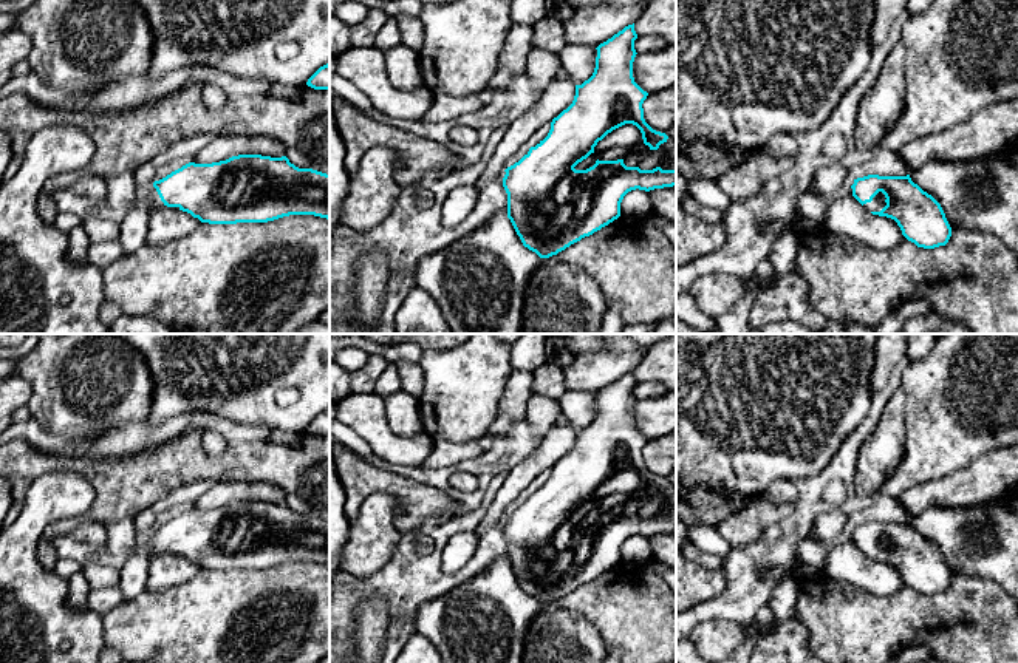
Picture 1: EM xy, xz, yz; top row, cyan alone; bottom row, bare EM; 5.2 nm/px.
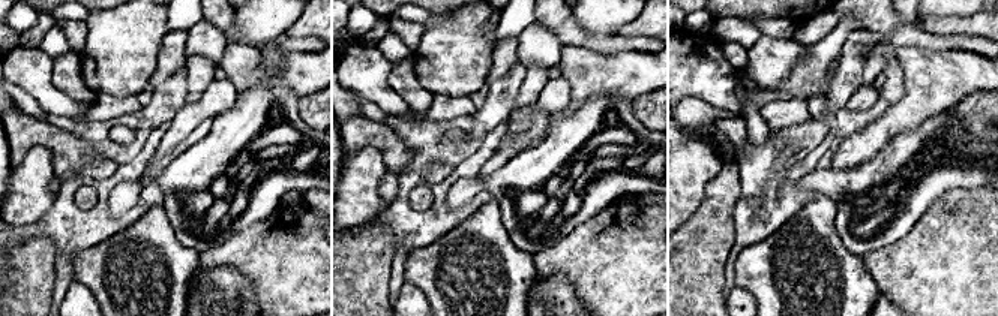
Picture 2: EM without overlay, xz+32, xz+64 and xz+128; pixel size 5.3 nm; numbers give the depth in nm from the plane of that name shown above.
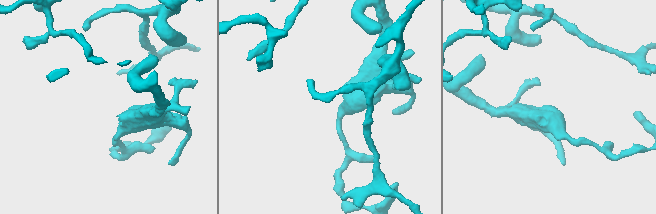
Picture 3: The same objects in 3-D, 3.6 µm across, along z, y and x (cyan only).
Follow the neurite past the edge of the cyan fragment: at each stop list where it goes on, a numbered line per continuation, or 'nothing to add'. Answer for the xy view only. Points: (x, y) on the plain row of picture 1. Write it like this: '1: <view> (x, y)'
1: xy (133, 574)

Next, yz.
1: yz (877, 549)

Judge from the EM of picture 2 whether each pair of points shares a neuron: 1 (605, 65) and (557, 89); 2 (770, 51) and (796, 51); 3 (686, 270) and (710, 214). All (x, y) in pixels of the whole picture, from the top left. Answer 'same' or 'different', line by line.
1: different
2: same
3: same

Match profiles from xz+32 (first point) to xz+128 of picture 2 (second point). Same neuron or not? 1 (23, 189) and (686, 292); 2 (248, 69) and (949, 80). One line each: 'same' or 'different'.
1: different
2: same

